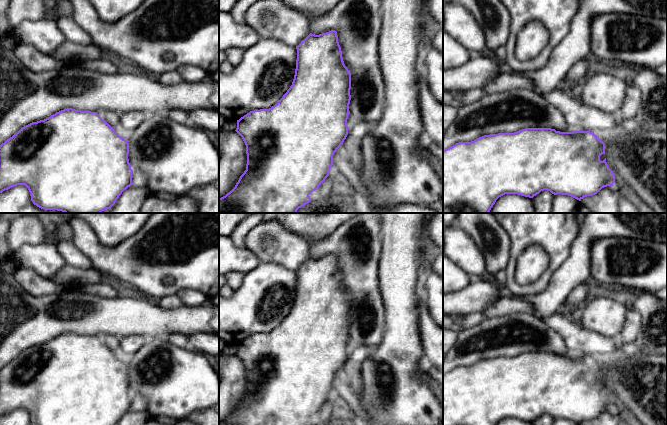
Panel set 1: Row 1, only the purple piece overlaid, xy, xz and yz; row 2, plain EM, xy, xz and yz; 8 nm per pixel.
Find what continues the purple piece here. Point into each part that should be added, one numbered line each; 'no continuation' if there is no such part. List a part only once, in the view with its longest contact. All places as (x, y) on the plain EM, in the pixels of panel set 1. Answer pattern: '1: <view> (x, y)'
no continuation

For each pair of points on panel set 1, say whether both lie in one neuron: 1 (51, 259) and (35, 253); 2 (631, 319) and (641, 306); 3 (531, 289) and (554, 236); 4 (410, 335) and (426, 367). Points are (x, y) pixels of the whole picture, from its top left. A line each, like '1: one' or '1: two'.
1: one
2: two
3: one
4: two

